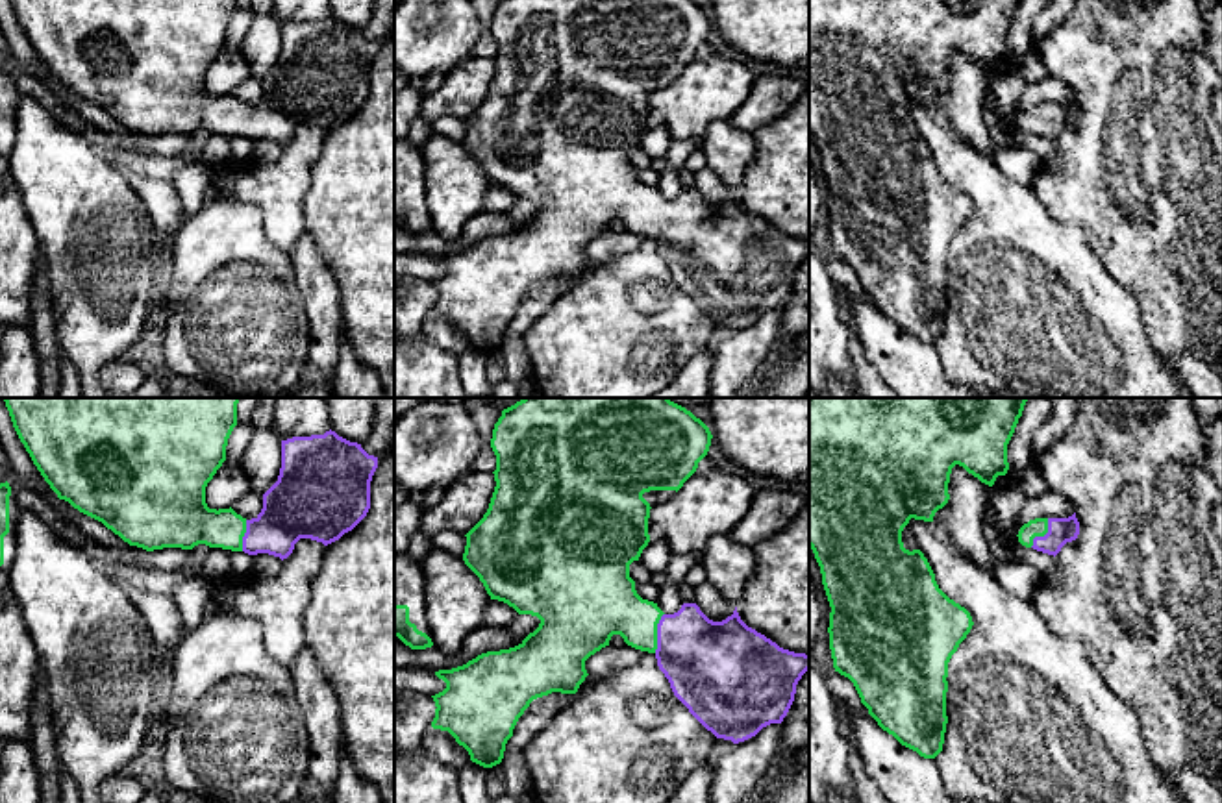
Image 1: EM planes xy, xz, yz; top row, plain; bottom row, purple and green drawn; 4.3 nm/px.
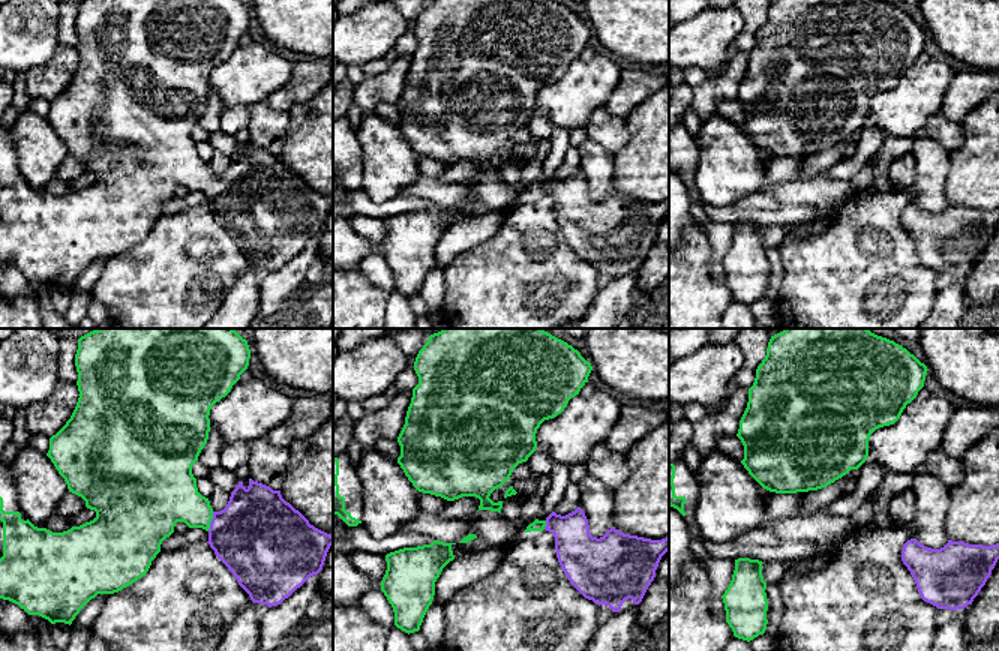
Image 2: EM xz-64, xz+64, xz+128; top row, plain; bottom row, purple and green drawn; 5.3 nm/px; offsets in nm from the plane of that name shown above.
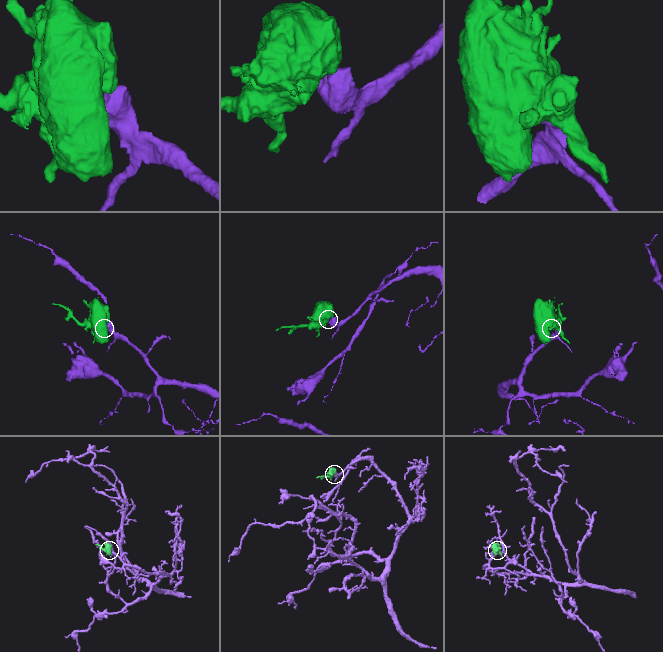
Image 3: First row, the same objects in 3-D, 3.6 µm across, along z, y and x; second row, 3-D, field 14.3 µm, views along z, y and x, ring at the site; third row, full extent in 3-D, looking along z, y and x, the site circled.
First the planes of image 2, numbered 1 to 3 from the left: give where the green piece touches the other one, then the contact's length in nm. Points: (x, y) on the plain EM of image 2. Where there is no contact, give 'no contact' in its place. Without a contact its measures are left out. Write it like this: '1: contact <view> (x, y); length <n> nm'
1: contact xz-64 (212, 185); length 110 nm
2: contact xz+64 (546, 189); length 50 nm
3: no contact

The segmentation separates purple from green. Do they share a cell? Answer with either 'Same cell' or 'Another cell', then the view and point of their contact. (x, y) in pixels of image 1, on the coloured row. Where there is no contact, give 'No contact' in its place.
Same cell. Touches purple at xz (658, 633)

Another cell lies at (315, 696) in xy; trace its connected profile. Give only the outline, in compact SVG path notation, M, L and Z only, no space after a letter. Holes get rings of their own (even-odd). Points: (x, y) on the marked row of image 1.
M306 644L291 666L291 675L309 738L307 777L315 779L330 796L344 757L341 705Z

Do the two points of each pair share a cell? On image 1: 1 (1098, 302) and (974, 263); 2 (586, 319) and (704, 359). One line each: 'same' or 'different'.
1: same
2: different

